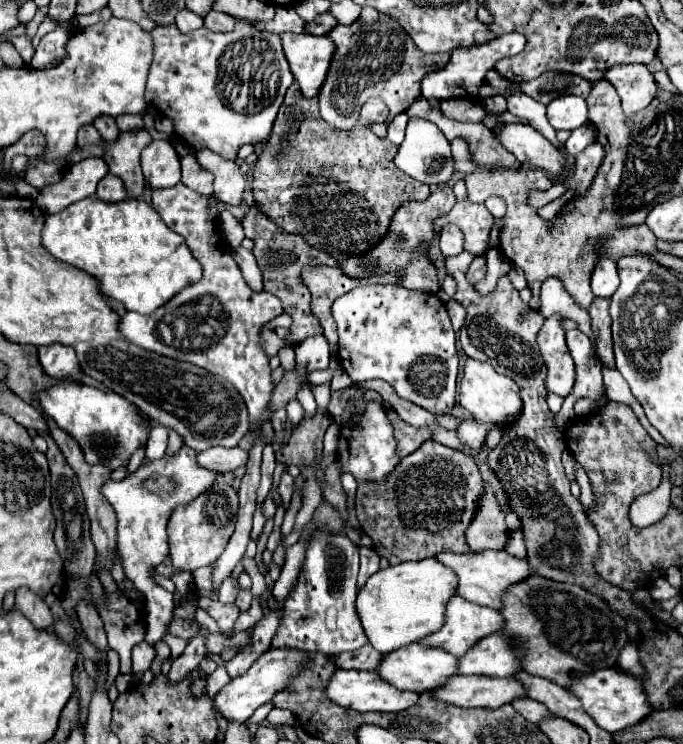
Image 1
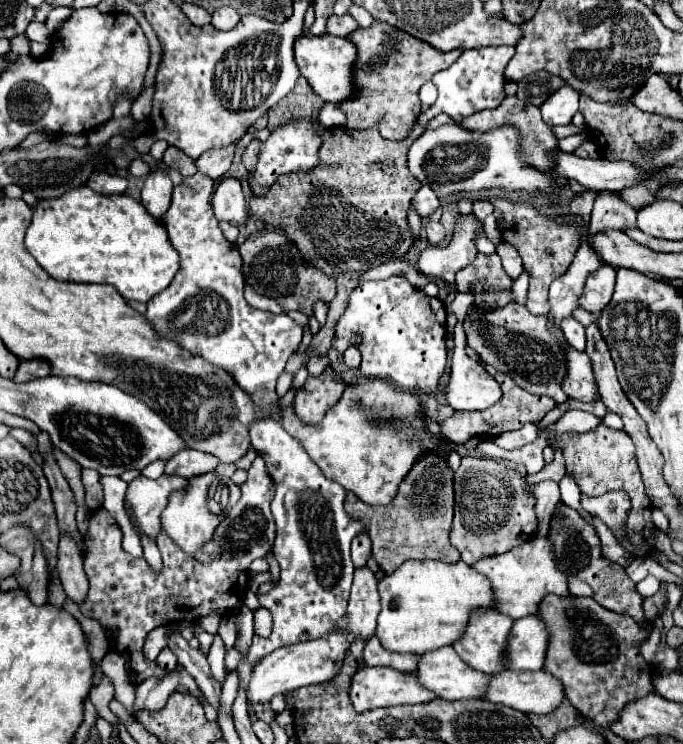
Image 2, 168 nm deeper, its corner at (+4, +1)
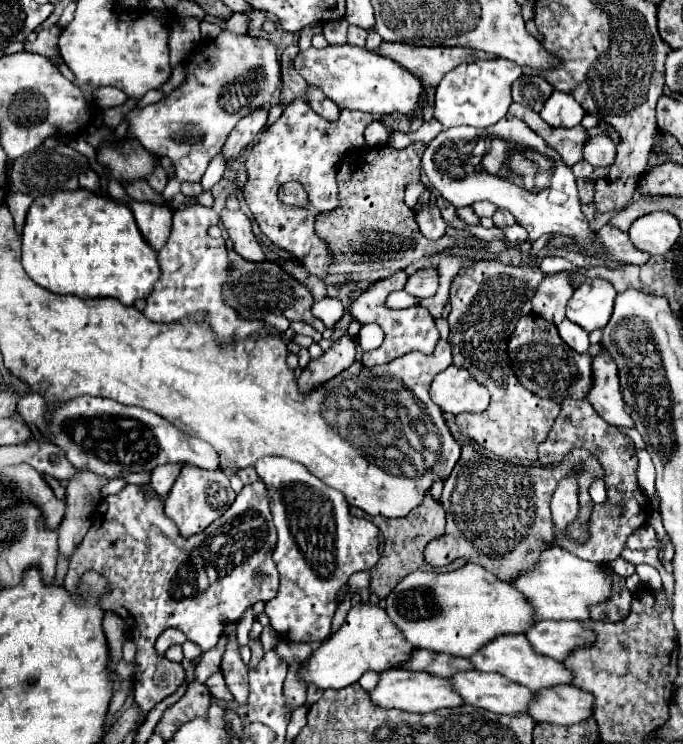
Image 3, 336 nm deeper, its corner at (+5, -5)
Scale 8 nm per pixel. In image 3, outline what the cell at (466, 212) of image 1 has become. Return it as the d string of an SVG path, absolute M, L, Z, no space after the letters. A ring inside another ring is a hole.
M435 268L417 270L407 278L405 292L409 292L411 296L423 300L423 298L429 298L437 292L437 282L439 282L439 274L437 274Z

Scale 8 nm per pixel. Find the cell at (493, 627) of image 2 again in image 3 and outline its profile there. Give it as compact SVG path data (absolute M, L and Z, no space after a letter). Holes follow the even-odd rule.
M499 636L497 640L489 642L487 646L483 646L477 654L473 654L471 664L481 670L481 672L497 672L503 674L505 678L509 678L511 682L523 684L527 688L531 688L533 692L539 692L543 688L553 688L559 684L571 684L573 682L573 672L569 668L565 668L561 662L551 660L549 656L543 656L539 652L535 652L529 644L529 640L525 636Z

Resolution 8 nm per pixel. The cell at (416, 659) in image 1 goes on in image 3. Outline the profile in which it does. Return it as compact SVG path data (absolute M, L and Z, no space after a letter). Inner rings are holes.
M469 670L469 672L453 674L451 682L467 704L477 706L477 708L485 708L485 710L495 712L495 714L513 714L513 716L527 714L529 704L535 700L535 692L531 692L529 688L515 684L515 682L511 682L511 680L507 680L505 676L499 676L499 674Z

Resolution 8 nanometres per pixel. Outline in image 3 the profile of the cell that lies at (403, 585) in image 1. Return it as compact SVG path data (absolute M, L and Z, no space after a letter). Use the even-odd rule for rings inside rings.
M465 564L453 572L413 572L395 586L395 590L385 598L385 604L387 614L413 646L463 658L473 656L497 636L525 634L527 628L535 624L535 608L527 604L527 598L509 582L499 580L495 574L477 564Z

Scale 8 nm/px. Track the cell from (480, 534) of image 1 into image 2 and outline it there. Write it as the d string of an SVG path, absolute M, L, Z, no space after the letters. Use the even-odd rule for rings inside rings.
M553 448L554 459L534 476L520 476L510 466L500 464L492 458L462 458L460 468L454 476L454 524L450 532L450 542L462 554L466 564L474 564L482 556L508 552L532 538L536 530L534 500L522 492L524 484L534 484L540 480L560 480L565 474L564 457L560 448Z

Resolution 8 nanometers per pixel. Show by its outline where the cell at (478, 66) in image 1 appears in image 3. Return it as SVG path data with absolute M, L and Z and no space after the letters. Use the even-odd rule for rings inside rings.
M499 58L499 60L475 60L471 64L455 66L437 86L435 94L435 118L445 126L475 126L487 128L499 122L507 108L511 106L511 84L521 76L519 64Z

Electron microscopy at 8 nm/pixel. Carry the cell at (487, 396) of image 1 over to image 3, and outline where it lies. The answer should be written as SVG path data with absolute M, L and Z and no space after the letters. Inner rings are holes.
M449 366L431 382L431 398L449 414L483 412L489 406L489 392L477 384L465 368Z

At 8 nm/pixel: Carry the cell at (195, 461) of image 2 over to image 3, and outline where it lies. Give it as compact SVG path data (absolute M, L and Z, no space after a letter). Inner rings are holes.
M161 464L159 468L153 468L151 470L151 486L153 490L159 494L159 496L167 496L175 478L179 476L179 470L181 470L181 464Z

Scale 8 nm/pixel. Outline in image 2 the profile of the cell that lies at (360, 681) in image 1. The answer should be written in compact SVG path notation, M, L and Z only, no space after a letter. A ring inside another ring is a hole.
M376 666L376 668L360 668L352 676L350 684L350 702L358 712L366 712L378 706L398 706L398 704L420 704L420 702L430 702L436 696L428 690L424 690L412 674L404 674L386 666Z

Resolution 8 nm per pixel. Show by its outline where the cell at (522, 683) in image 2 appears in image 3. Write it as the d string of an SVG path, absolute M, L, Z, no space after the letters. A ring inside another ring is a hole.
M557 686L545 688L535 694L529 714L535 722L551 722L551 724L579 724L593 716L595 700L589 692L583 692L575 686Z

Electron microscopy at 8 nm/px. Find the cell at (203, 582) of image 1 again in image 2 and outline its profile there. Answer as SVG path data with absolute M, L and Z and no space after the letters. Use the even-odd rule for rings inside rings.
M260 456L252 462L248 480L240 488L242 498L228 512L224 522L218 526L214 540L208 542L202 552L184 554L164 532L160 532L156 538L164 562L160 574L152 572L144 558L134 558L120 546L120 528L104 508L92 514L84 556L84 570L90 580L90 592L80 612L98 620L108 632L114 632L114 648L126 656L132 684L140 684L150 676L166 674L156 662L148 662L142 656L142 644L150 630L164 622L194 622L212 610L220 610L222 614L236 610L248 584L248 568L252 560L264 558L272 548L276 534L274 518L270 512L274 482Z

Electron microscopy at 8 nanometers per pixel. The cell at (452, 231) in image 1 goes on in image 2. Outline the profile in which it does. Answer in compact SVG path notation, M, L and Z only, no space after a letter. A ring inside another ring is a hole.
M428 222L426 224L426 234L428 234L428 242L432 246L438 246L446 238L446 230L440 222Z

